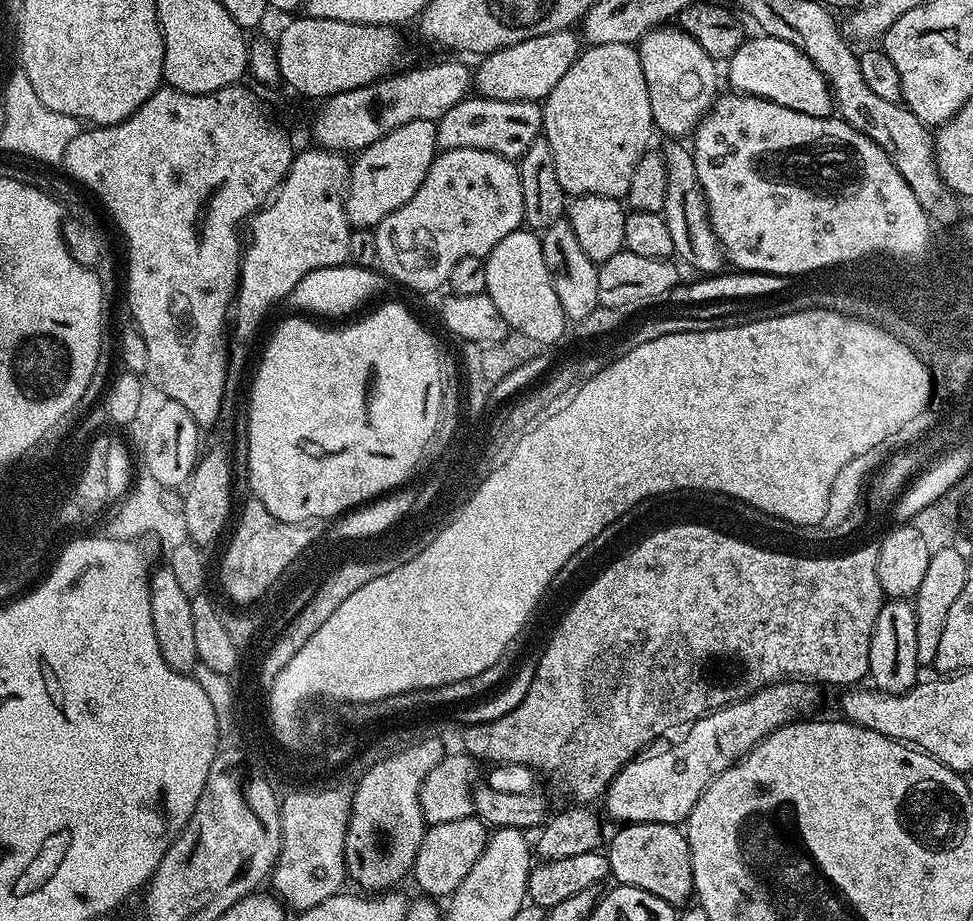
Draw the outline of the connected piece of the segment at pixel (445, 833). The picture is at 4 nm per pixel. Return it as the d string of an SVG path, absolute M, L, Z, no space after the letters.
M475 815L458 818L458 822L431 825L424 833L422 846L418 848L416 861L410 873L411 879L416 879L416 884L424 891L421 893L425 897L451 897L453 890L462 882L462 878L470 874L474 862L478 862L489 835L489 825Z

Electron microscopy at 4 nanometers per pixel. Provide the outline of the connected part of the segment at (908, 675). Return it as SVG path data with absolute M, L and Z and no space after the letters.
M888 598L880 607L878 622L870 638L870 666L868 676L879 691L890 694L909 692L918 682L916 676L922 672L918 662L918 622L916 609L907 599Z

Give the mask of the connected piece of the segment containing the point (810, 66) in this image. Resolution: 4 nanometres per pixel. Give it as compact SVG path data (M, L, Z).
M763 34L745 39L743 44L726 62L728 80L737 93L745 96L760 96L764 100L774 102L778 106L786 106L798 114L831 117L834 112L832 92L823 73L816 63L798 46L790 46L790 42L782 42L782 38L774 38Z

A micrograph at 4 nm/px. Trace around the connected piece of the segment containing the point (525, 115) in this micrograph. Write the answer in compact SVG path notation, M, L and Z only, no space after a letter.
M473 95L460 100L442 118L435 121L436 147L450 150L490 150L507 160L515 161L541 135L544 127L544 110L534 100L491 100Z

